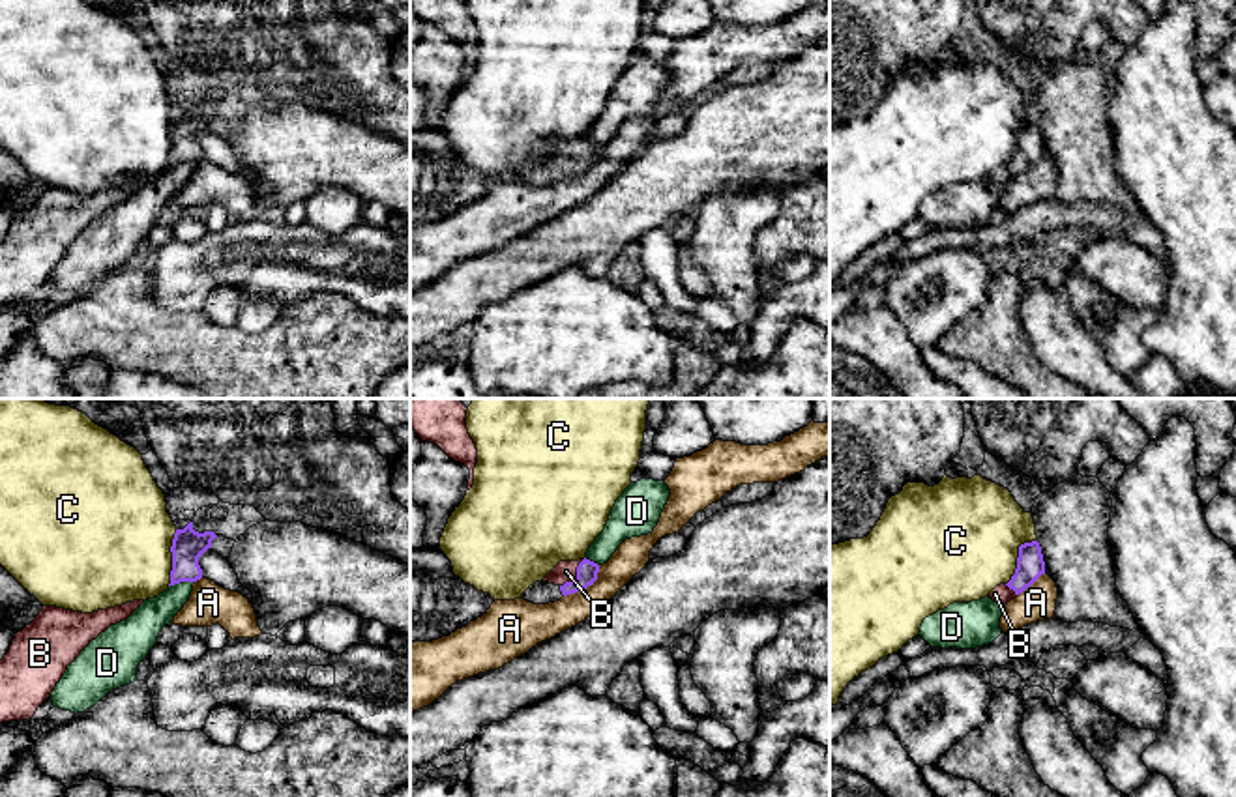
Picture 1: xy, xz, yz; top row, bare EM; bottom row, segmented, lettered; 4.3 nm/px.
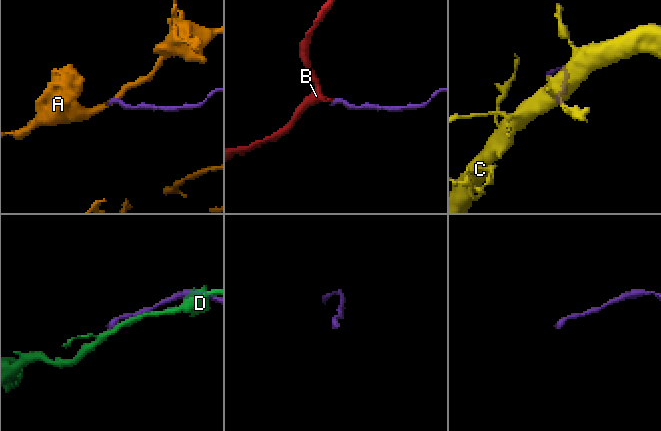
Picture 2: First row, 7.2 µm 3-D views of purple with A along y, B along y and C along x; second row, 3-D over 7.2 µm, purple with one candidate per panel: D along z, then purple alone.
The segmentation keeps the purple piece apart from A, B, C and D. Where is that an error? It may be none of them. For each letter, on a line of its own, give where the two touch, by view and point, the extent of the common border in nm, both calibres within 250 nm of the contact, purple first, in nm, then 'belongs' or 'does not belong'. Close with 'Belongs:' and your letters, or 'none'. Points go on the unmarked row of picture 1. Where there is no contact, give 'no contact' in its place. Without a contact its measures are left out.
A: meets purple in xz at (587, 167); contact 220 nm long; 100 nm thick on the purple side, 160 nm on the other; does not belong
B: meets purple in xz at (577, 158); contact 160 nm long; 100 nm thick on the purple side, 100 nm on the other; belongs
C: meets purple in xy at (173, 139); contact 240 nm long; 140 nm thick on the purple side, 460 nm on the other; does not belong
D: meets purple in xy at (180, 161); contact 110 nm long; 140 nm thick on the purple side, 150 nm on the other; does not belong
Belongs: B

